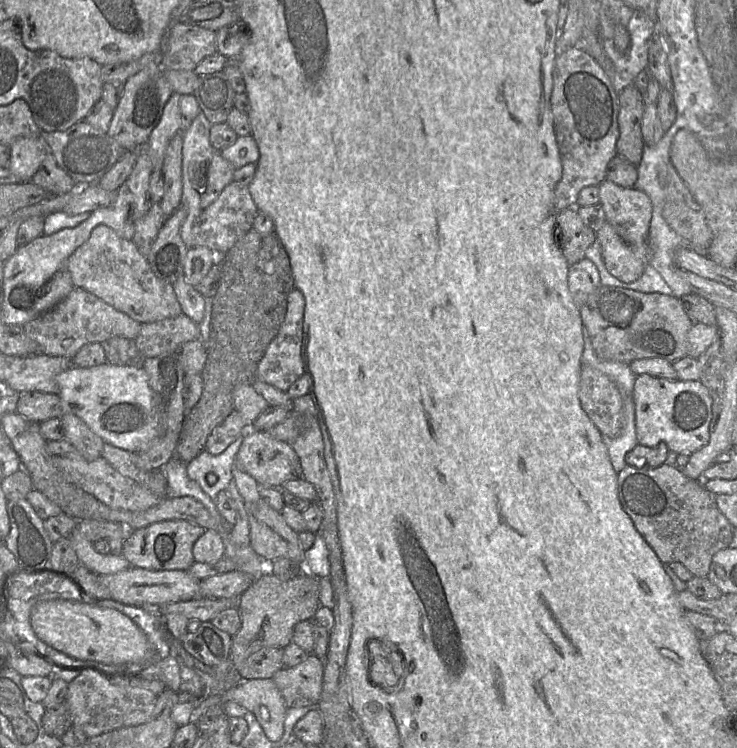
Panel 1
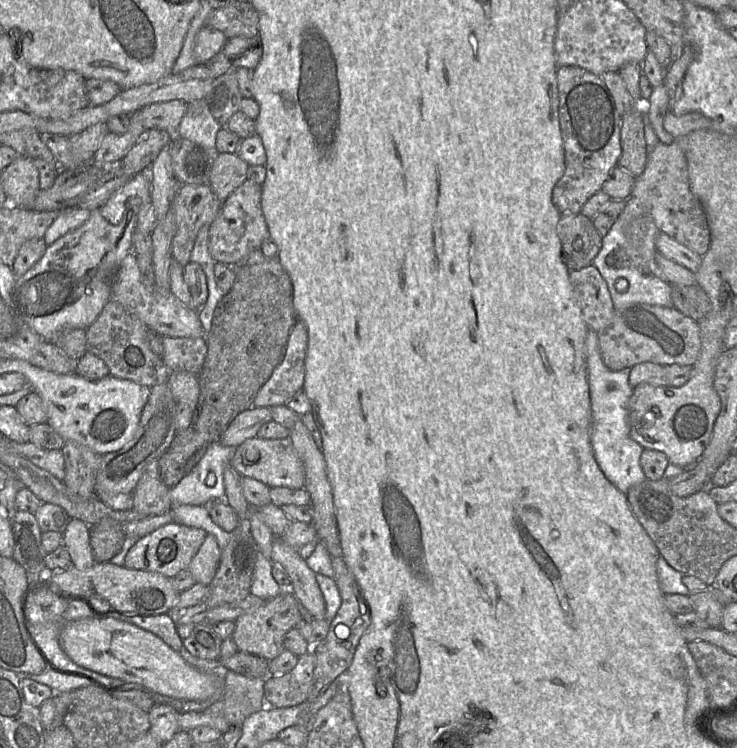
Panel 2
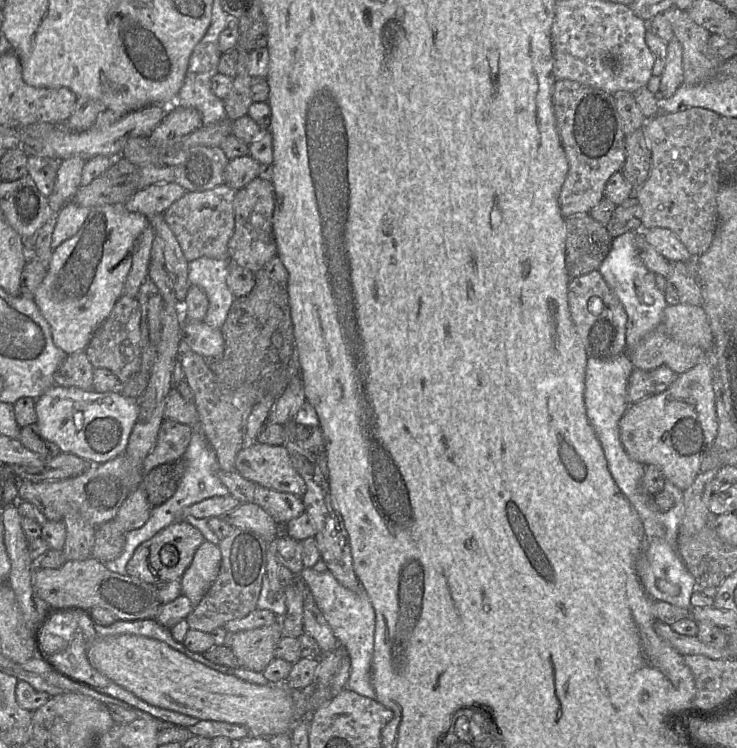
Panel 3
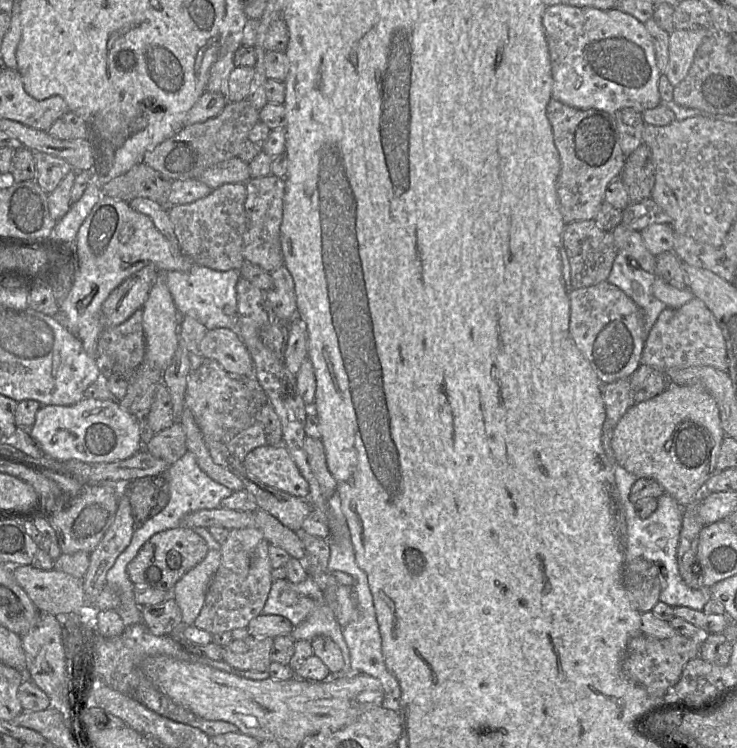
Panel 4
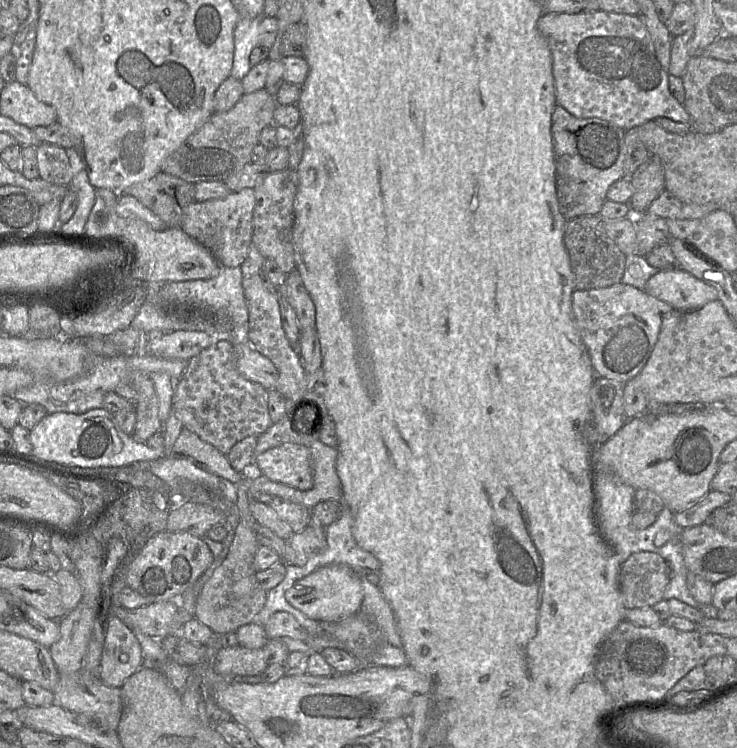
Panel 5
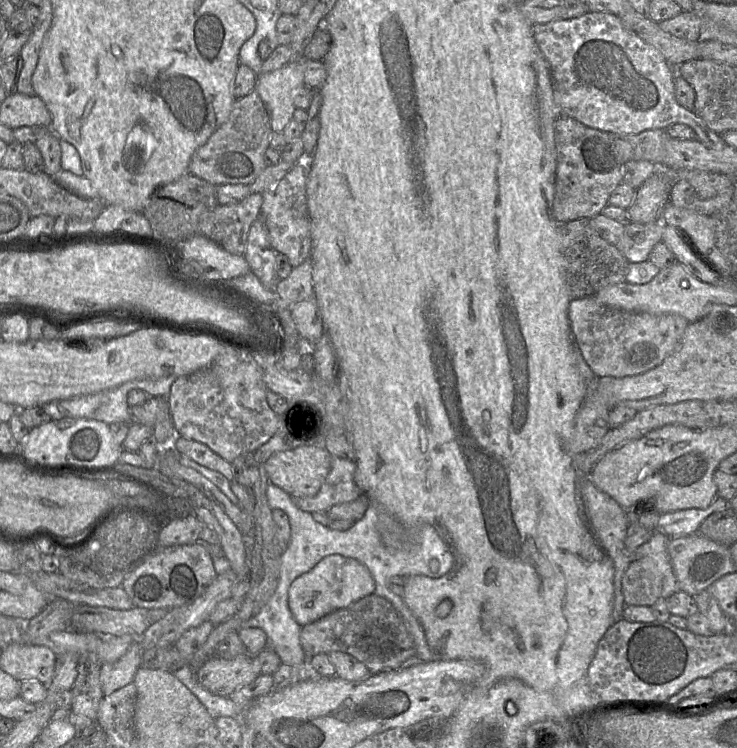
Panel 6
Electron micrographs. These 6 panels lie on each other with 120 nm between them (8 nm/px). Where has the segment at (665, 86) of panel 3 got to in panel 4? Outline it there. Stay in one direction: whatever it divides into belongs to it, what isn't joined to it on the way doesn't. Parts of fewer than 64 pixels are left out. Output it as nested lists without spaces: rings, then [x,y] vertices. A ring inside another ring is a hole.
[[[673,30],[671,32],[669,61],[665,76],[673,87],[685,79],[698,47],[710,33],[707,30]]]

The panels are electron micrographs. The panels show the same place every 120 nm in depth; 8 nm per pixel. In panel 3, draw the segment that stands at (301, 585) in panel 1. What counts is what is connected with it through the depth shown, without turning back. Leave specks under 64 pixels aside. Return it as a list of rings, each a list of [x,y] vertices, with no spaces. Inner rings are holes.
[[[280,619],[269,626],[233,633],[230,648],[239,667],[254,672],[263,672],[275,658],[274,650],[281,637]]]

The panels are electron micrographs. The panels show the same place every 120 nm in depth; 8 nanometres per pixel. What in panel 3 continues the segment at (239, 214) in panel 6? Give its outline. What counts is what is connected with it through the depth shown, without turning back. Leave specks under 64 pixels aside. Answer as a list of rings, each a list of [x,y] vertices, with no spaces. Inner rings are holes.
[[[226,184],[202,192],[187,191],[163,213],[188,262],[200,257],[229,259],[228,243],[235,227],[235,195],[236,190]]]

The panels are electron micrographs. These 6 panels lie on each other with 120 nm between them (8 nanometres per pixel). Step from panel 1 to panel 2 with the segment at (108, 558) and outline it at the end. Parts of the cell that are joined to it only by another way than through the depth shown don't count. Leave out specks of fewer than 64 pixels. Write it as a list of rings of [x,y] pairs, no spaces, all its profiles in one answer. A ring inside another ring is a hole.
[[[70,517],[63,532],[63,545],[70,554],[72,565],[78,569],[89,569],[96,563],[90,547],[90,525]]]

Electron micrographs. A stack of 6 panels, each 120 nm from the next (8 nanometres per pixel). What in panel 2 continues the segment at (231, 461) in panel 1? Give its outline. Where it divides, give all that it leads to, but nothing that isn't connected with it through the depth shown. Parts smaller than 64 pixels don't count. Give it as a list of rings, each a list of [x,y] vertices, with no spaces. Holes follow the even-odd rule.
[[[212,443],[195,467],[170,489],[172,505],[208,505],[225,499],[224,471],[236,446]]]

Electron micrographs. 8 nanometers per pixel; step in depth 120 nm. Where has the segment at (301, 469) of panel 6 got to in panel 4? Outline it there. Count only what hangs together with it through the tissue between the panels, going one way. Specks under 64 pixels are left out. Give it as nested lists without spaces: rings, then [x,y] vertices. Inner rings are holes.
[[[283,444],[255,448],[242,464],[249,474],[274,489],[303,499],[309,494],[307,481]]]

